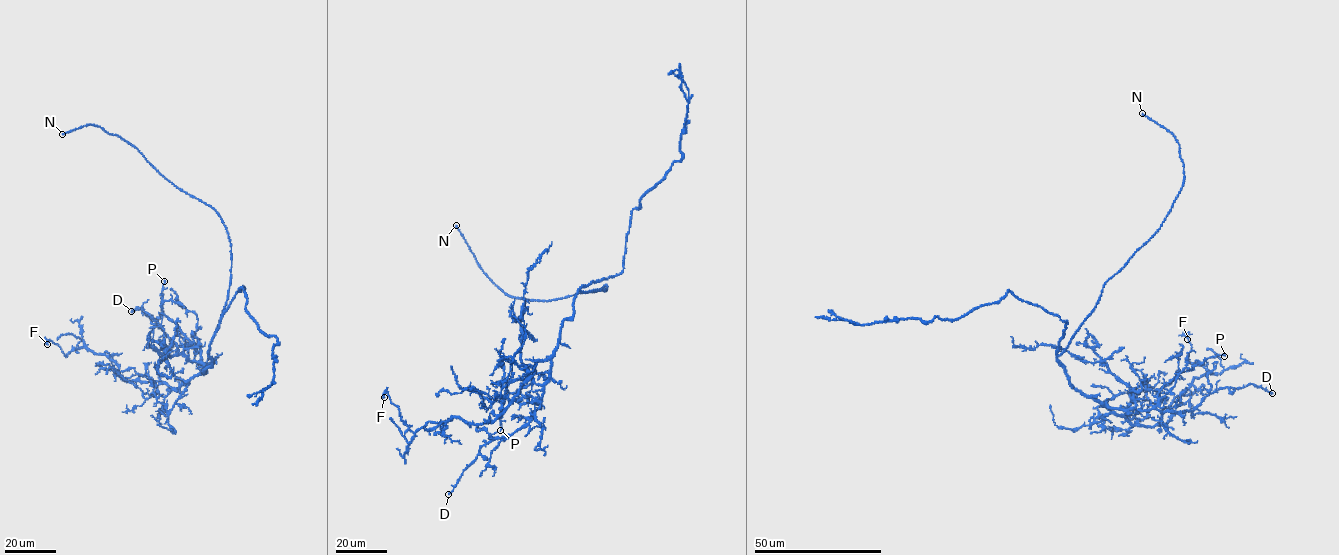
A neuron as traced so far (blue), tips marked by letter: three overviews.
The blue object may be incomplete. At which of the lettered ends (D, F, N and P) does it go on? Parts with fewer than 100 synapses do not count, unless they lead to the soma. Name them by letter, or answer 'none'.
N

